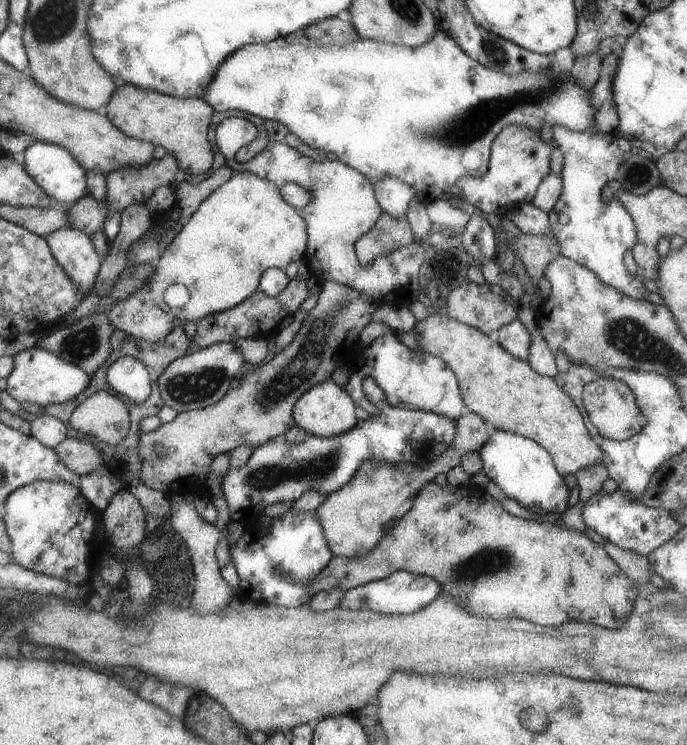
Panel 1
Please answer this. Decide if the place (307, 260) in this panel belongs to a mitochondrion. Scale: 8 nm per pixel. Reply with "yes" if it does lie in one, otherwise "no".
no

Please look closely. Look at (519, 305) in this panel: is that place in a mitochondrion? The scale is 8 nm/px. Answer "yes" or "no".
no

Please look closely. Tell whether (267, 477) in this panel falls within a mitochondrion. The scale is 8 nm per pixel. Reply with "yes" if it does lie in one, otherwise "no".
yes

